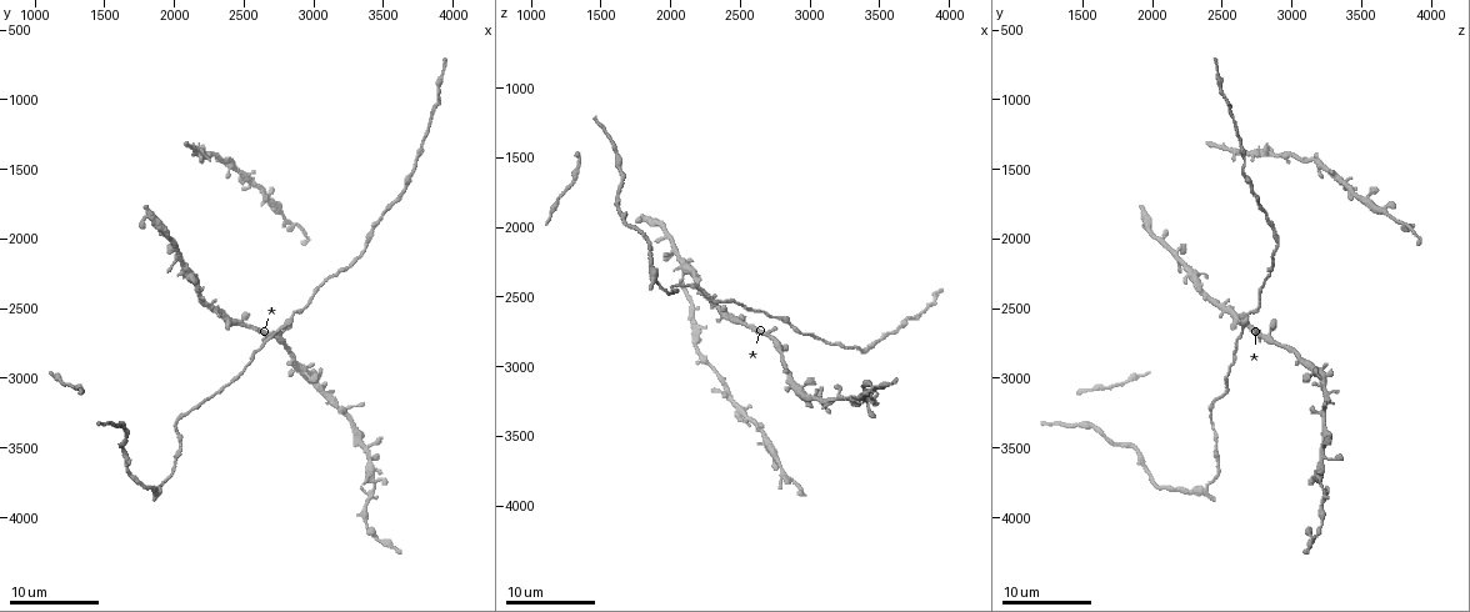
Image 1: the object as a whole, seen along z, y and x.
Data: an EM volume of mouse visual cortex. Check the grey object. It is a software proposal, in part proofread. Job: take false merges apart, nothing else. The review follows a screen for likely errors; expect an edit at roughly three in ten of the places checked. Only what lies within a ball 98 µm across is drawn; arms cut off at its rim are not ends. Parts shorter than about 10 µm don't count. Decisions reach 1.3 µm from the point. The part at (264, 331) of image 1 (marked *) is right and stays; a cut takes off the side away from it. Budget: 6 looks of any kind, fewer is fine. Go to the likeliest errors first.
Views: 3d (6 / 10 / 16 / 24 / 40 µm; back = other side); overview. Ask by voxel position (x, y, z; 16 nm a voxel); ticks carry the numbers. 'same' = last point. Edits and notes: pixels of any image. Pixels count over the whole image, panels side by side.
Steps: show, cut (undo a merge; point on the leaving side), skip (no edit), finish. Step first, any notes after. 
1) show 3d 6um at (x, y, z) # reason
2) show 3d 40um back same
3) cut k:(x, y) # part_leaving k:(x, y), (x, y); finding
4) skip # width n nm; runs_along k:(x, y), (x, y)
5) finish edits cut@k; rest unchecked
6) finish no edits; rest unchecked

show 3d 6um at (2740, 2660, 2640) # three-way junction

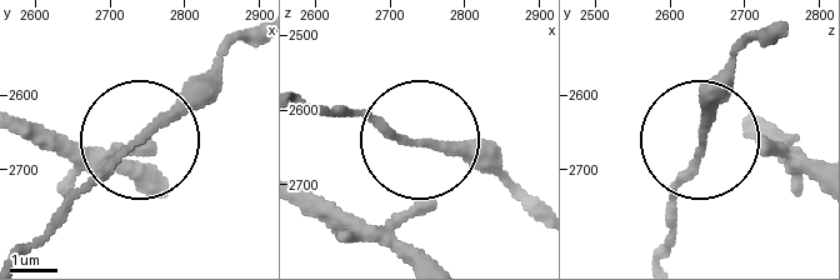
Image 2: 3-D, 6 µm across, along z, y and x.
skip # width 140 nm; runs_along 2:(71, 144), (139, 148), (219, 60); all the same neuron

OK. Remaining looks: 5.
show 3d 16um at (3420, 3800, 3240) # three arms meet

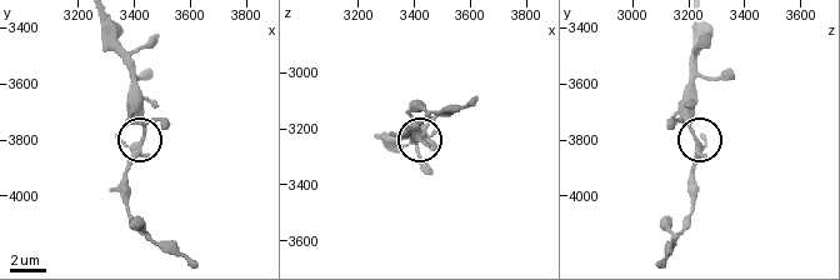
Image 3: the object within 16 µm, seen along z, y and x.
skip # width 230 nm; runs_along 3:(698, 21), (693, 190); one neuron here

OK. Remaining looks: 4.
show 3d 10um at (2400, 1440, 3160) # three-way junction

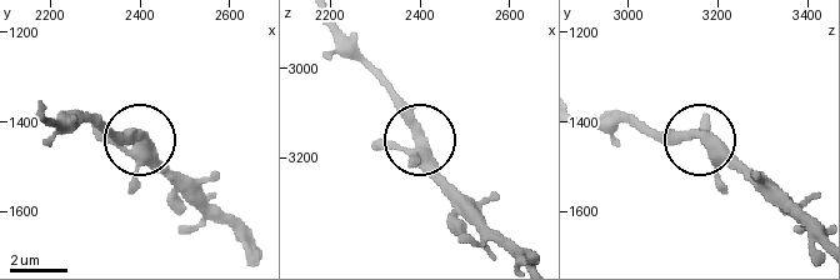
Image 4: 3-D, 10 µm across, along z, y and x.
show 3d 6um at (2395, 1430, 3150) # zoom in

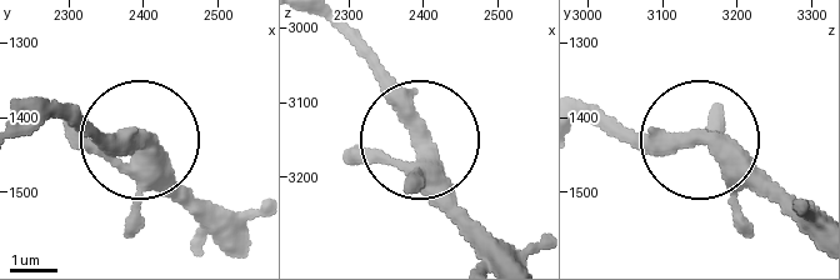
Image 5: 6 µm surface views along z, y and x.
skip # arms 3; all the same neuron

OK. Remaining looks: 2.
finish no edits; rest unchecked

